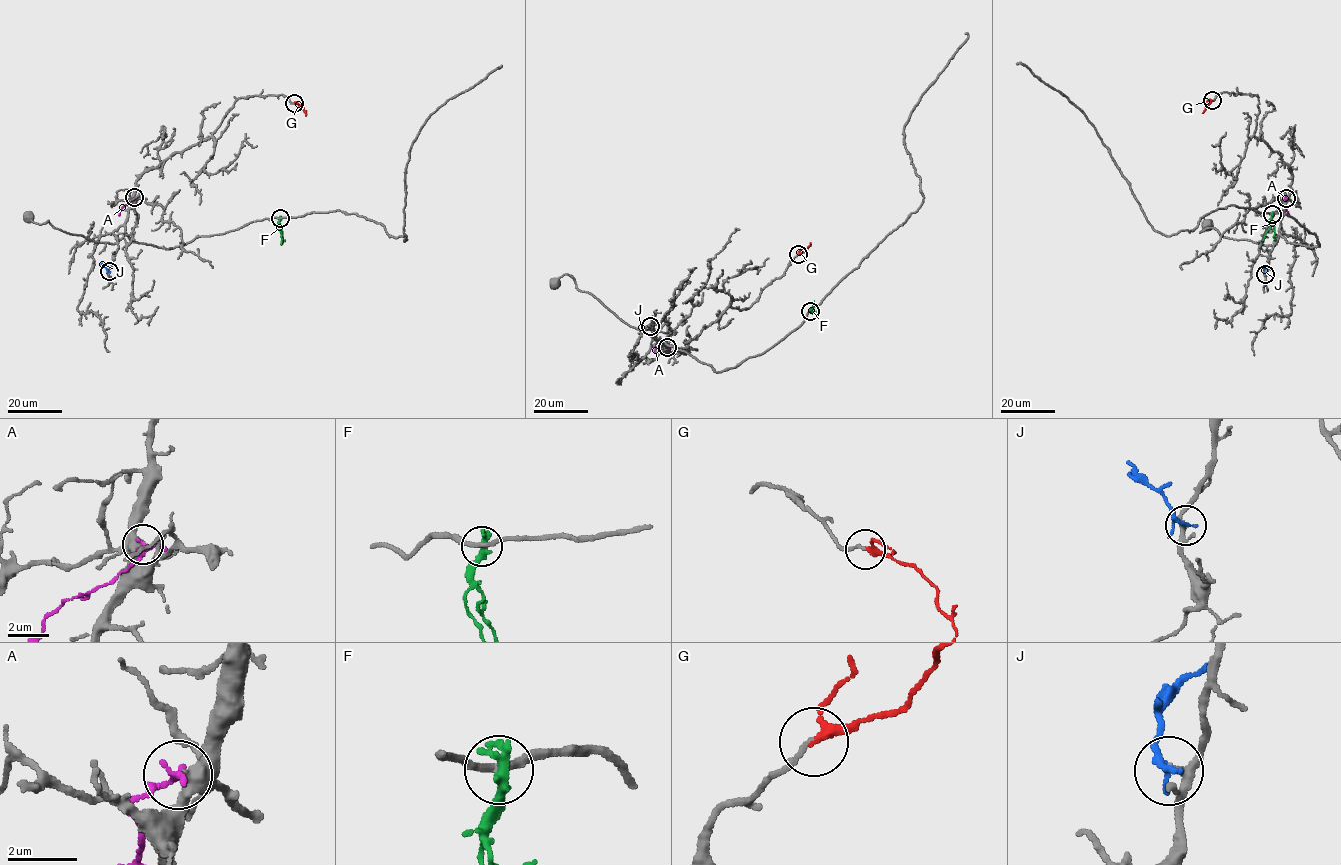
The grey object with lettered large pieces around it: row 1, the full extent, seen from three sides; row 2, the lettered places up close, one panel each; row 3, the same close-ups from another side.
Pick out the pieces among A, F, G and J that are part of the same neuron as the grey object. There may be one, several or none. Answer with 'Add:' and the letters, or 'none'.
Add: G

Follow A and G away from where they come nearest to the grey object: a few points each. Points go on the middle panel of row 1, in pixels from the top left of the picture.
A: (667, 347), (666, 343), (660, 344), (655, 353)
G: (798, 254), (805, 251), (810, 242)

